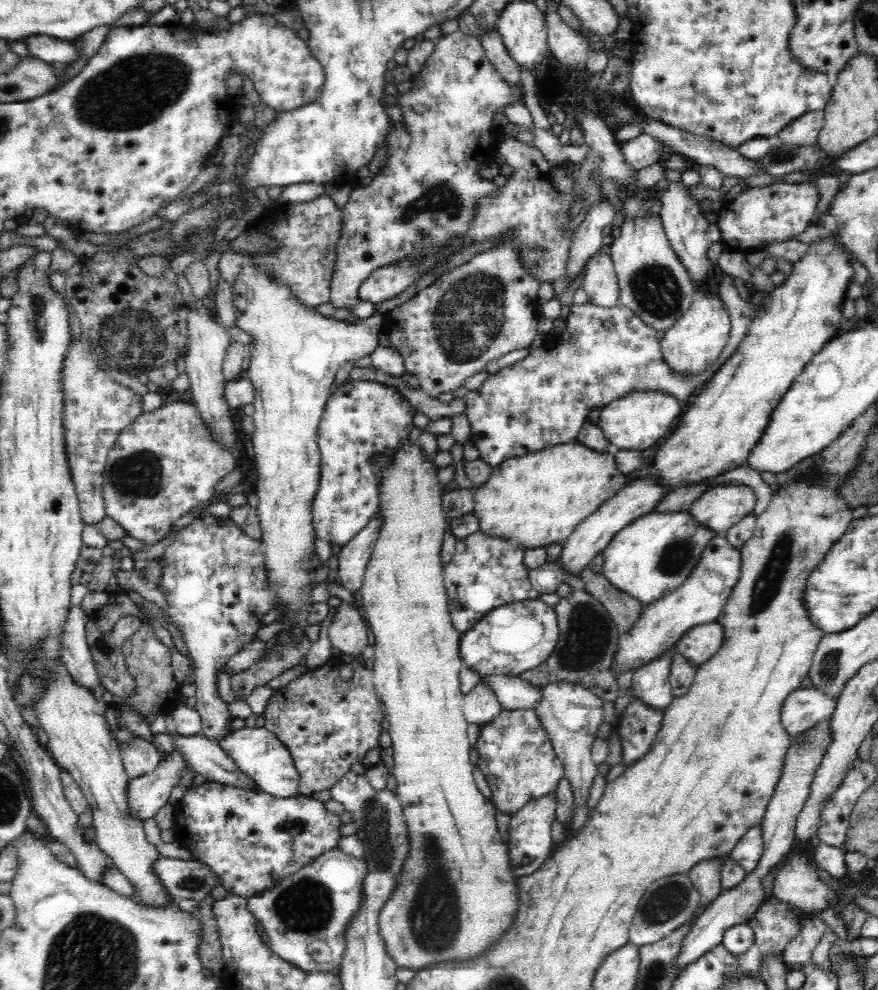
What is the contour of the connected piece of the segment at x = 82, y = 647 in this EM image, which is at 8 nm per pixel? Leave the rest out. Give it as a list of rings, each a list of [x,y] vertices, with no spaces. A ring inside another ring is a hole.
[[[81,604],[71,608],[61,636],[61,660],[72,676],[72,681],[93,692],[97,686],[100,686],[101,680],[86,640],[87,616]]]

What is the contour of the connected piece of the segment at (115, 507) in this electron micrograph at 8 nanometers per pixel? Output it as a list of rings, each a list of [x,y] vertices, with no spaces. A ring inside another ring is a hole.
[[[174,401],[151,412],[143,412],[120,432],[110,450],[103,474],[103,500],[106,517],[124,527],[126,535],[145,544],[162,540],[175,522],[196,506],[212,499],[216,484],[236,470],[235,458],[213,440],[196,405]]]

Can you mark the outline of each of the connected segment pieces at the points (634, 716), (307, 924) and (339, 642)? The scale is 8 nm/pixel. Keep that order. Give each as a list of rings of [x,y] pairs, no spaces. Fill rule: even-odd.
[[[638,698],[626,706],[618,724],[624,746],[624,764],[635,763],[648,752],[662,726],[664,714],[664,708],[652,708]]]
[[[339,847],[335,849],[328,849],[326,852],[323,852],[319,857],[316,857],[312,862],[308,864],[304,864],[299,871],[296,871],[292,875],[286,877],[285,879],[280,880],[280,882],[271,889],[268,889],[265,893],[260,893],[259,895],[252,895],[247,899],[247,907],[255,919],[262,922],[262,930],[266,932],[268,937],[270,937],[270,948],[273,950],[274,954],[276,954],[281,960],[296,966],[296,968],[306,971],[306,972],[331,972],[334,969],[340,967],[341,960],[344,958],[345,948],[346,948],[346,932],[348,932],[349,924],[352,924],[352,920],[356,918],[356,912],[359,911],[361,907],[361,902],[363,901],[363,880],[367,875],[367,865],[364,860],[358,860],[356,857],[350,856],[348,853],[342,852]],[[312,942],[324,942],[324,960],[322,962],[318,962],[316,958],[314,958],[314,954],[310,954],[310,944]]]
[[[339,601],[337,612],[327,628],[334,648],[344,655],[358,657],[371,643],[370,628],[356,606]]]

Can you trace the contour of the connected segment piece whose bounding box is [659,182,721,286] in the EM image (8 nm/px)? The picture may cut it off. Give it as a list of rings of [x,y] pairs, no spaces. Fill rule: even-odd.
[[[671,182],[668,189],[661,194],[659,214],[661,215],[665,236],[676,255],[678,255],[680,263],[684,265],[684,269],[690,275],[690,280],[692,280],[694,286],[705,282],[709,270],[712,268],[710,259],[707,257],[708,247],[713,242],[721,242],[721,235],[718,232],[716,223],[710,225],[706,221],[704,214],[700,211],[696,199],[692,199],[690,191],[686,190],[682,184],[674,182]]]

